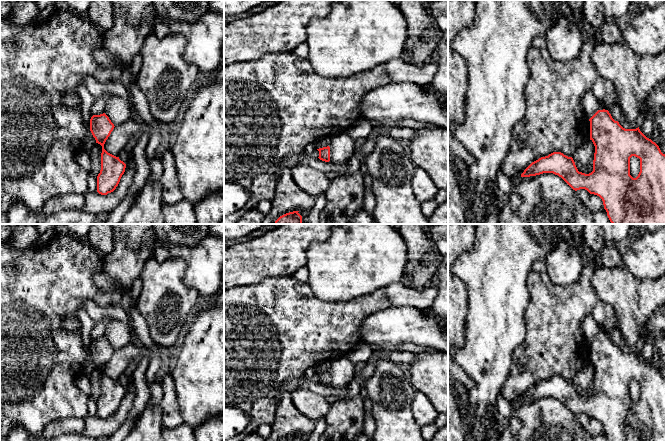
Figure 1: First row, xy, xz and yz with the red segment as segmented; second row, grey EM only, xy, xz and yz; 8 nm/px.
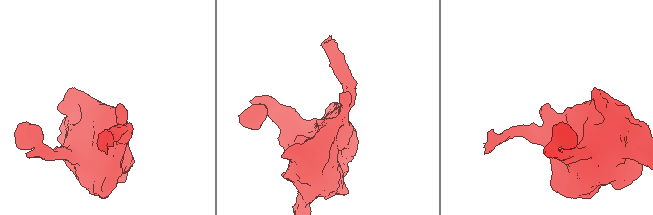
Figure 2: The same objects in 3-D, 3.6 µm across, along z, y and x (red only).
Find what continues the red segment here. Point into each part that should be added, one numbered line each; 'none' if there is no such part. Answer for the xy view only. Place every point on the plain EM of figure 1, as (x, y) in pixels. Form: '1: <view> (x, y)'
none

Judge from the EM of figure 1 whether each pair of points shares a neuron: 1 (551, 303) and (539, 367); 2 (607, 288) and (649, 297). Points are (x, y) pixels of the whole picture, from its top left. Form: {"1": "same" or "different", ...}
{"1": "same", "2": "same"}

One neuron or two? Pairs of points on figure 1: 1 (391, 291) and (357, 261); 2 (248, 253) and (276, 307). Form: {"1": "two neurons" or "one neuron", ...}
{"1": "two neurons", "2": "two neurons"}

